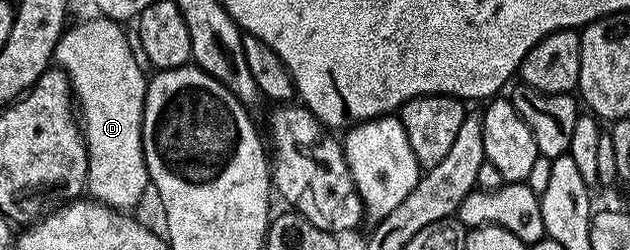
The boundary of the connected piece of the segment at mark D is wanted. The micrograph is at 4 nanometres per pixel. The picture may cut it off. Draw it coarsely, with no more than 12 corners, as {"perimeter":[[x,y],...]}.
{"perimeter":[[111,18],[65,29],[87,193],[128,212],[150,186],[148,78]]}

